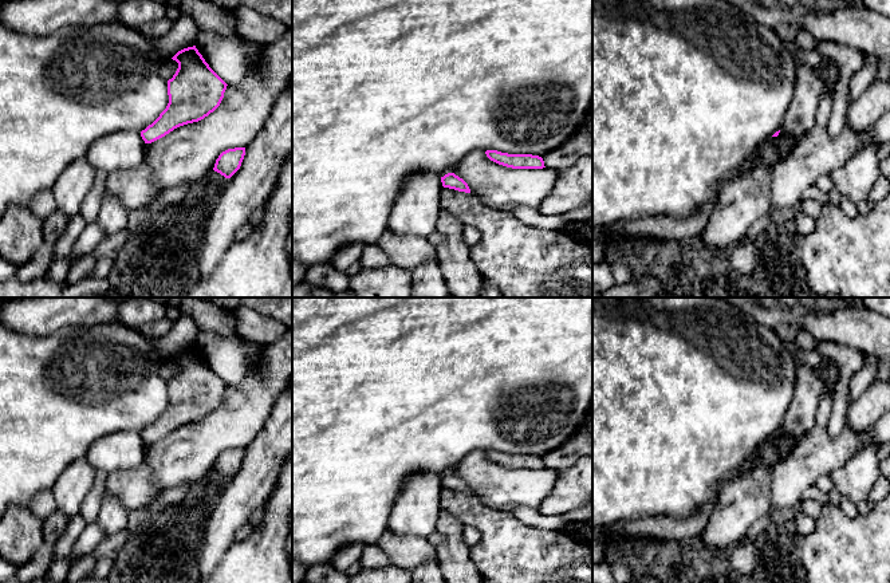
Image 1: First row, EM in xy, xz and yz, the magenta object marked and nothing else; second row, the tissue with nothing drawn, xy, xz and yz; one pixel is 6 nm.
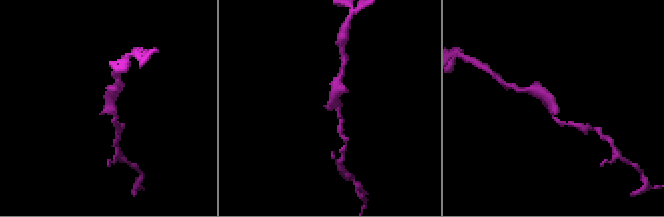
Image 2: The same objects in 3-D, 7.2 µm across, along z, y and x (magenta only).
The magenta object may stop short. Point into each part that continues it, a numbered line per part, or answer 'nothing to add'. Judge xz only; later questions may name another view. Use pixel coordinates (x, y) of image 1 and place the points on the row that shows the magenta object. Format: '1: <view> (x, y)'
nothing to add

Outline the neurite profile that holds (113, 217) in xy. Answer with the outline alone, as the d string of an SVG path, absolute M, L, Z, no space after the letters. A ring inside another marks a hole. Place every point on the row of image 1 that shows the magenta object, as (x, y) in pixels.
M103 197L101 210L95 218L97 224L106 236L113 236L122 231L126 231L134 220L118 200L111 197Z

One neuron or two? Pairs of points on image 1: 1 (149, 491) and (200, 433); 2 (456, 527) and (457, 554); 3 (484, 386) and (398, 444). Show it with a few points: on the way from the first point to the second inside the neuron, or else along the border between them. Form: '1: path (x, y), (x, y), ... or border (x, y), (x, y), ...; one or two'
1: border (144, 463), (150, 472), (154, 485), (161, 492); two
2: path (456, 534), (456, 547); one
3: path (463, 386), (456, 386), (420, 422); one

